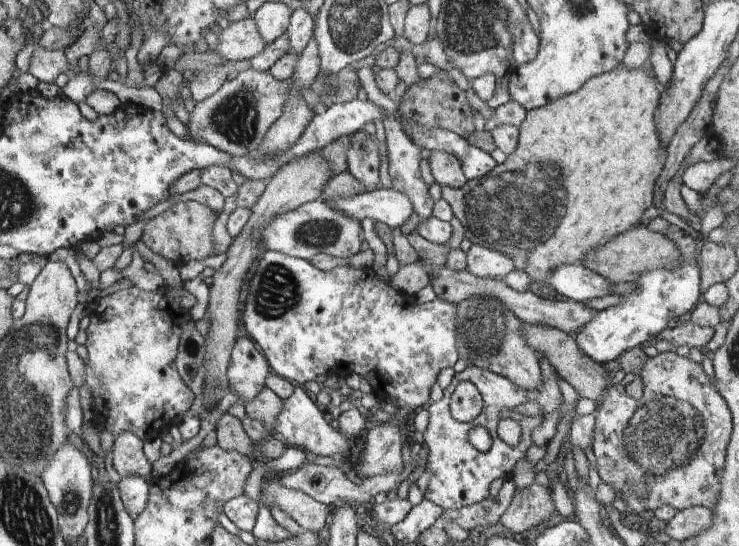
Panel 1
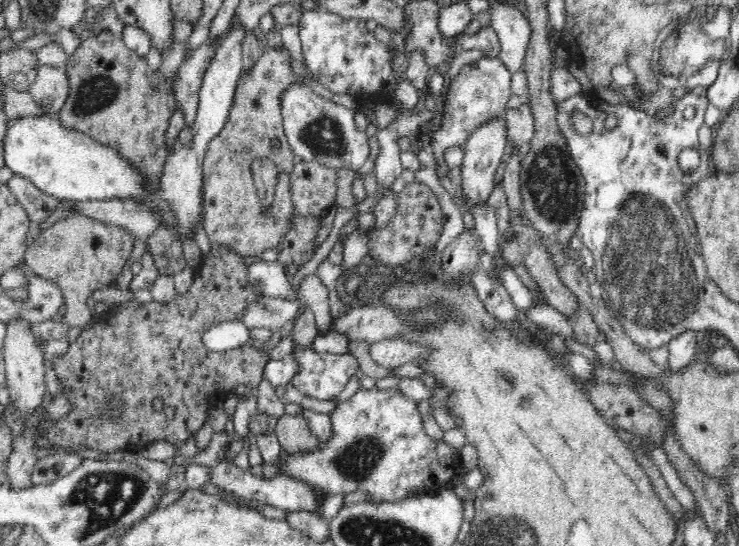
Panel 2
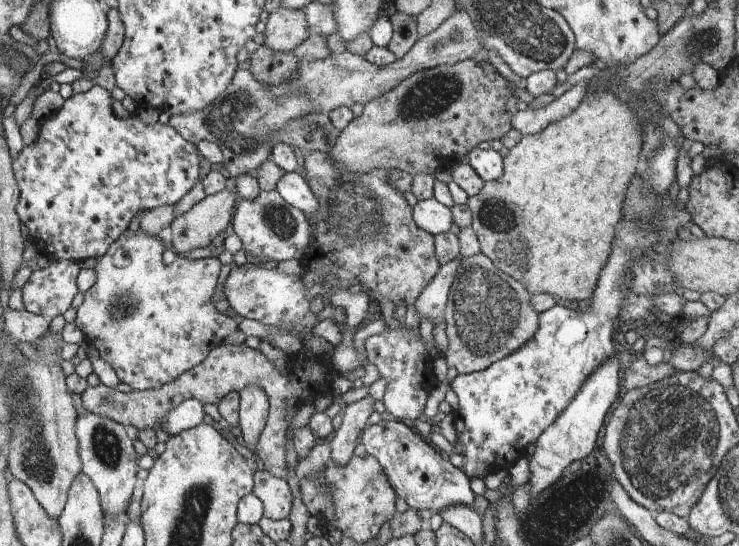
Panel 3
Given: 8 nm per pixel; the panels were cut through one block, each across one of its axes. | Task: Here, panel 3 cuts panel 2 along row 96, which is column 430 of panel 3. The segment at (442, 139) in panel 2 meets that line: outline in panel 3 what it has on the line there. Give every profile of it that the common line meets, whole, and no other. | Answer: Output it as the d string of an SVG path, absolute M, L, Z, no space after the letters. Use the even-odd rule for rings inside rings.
M396 420L380 421L367 425L360 436L367 454L380 459L388 480L395 492L404 498L410 509L428 509L440 513L452 505L464 505L473 508L475 494L470 487L470 478L462 470L444 460L432 446L424 441L414 430Z

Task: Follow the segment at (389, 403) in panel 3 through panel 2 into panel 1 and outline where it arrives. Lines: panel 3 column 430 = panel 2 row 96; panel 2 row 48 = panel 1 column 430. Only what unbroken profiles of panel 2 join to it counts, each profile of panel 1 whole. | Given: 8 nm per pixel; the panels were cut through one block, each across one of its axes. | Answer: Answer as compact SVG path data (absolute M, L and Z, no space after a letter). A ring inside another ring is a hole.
M266 250L260 256L260 260L257 262L256 268L254 268L254 272L248 280L248 289L246 290L244 305L245 311L243 312L244 328L250 334L250 338L255 340L256 344L260 345L260 348L264 349L272 370L276 375L282 376L288 381L298 382L298 384L303 386L305 382L316 380L322 374L330 375L331 373L335 373L336 375L344 374L344 376L348 376L356 372L361 378L365 378L368 381L368 384L373 388L372 392L379 398L380 403L384 402L390 396L399 409L414 414L420 409L420 406L424 406L428 402L430 386L436 382L438 372L443 368L453 367L459 359L457 344L458 328L455 323L455 314L458 306L454 303L446 302L438 296L427 303L418 304L416 300L417 298L415 296L410 298L410 295L392 290L384 280L380 280L376 276L376 271L372 269L371 265L367 266L363 264L359 269L354 269L348 264L344 264L326 272L316 268L315 265L307 260L296 256L291 257L278 251Z

